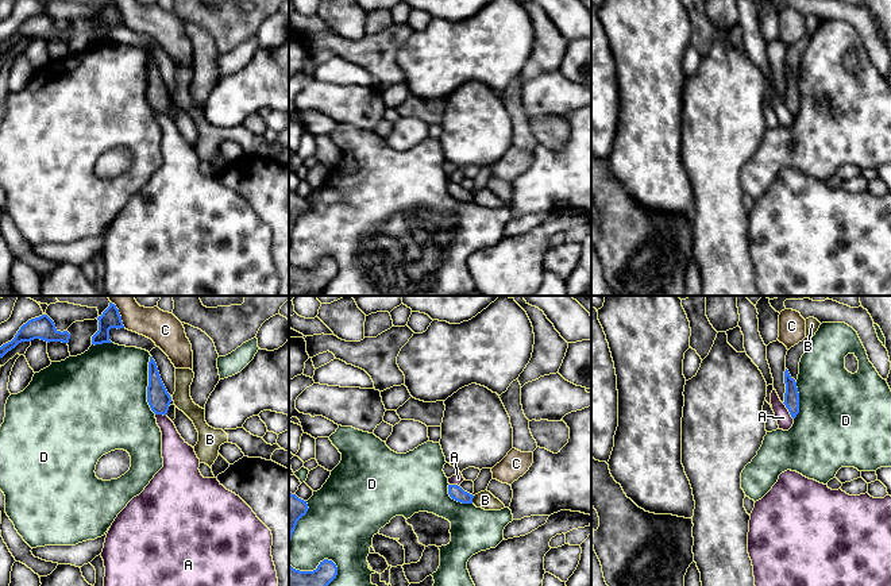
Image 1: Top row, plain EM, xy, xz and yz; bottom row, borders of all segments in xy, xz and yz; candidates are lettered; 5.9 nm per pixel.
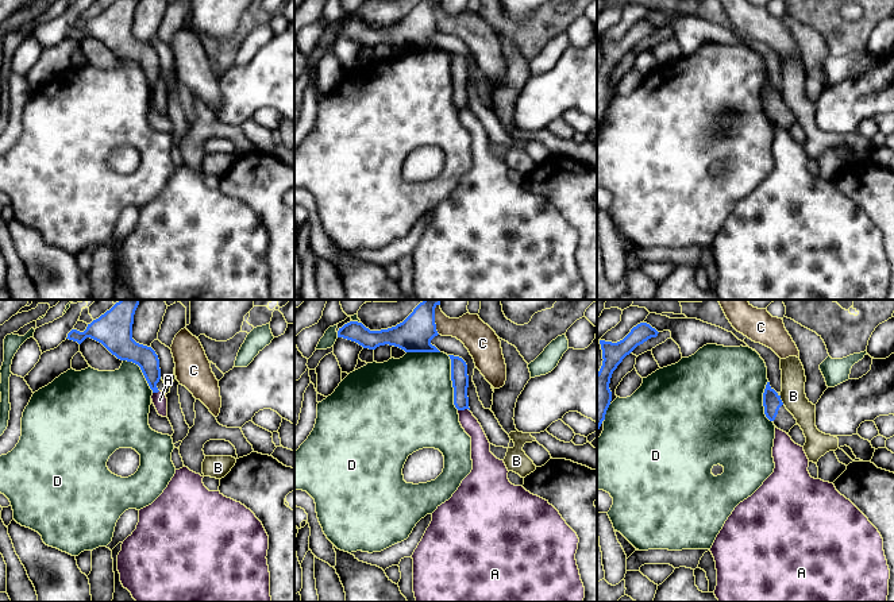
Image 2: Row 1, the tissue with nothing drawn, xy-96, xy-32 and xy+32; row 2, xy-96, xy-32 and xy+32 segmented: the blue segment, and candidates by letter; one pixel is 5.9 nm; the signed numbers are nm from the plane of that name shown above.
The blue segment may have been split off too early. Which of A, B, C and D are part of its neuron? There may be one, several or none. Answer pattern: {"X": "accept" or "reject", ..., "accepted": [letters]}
{"A": "reject", "B": "reject", "C": "reject", "D": "reject", "accepted": []}

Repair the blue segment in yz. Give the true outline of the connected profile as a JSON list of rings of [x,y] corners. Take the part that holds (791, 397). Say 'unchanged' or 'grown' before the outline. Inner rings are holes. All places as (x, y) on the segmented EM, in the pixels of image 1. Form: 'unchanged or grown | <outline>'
unchanged | [[[788,370],[784,371],[784,383],[786,383],[786,393],[784,393],[784,405],[788,409],[792,419],[796,417],[799,413],[799,393],[796,388],[795,379],[790,375]]]

